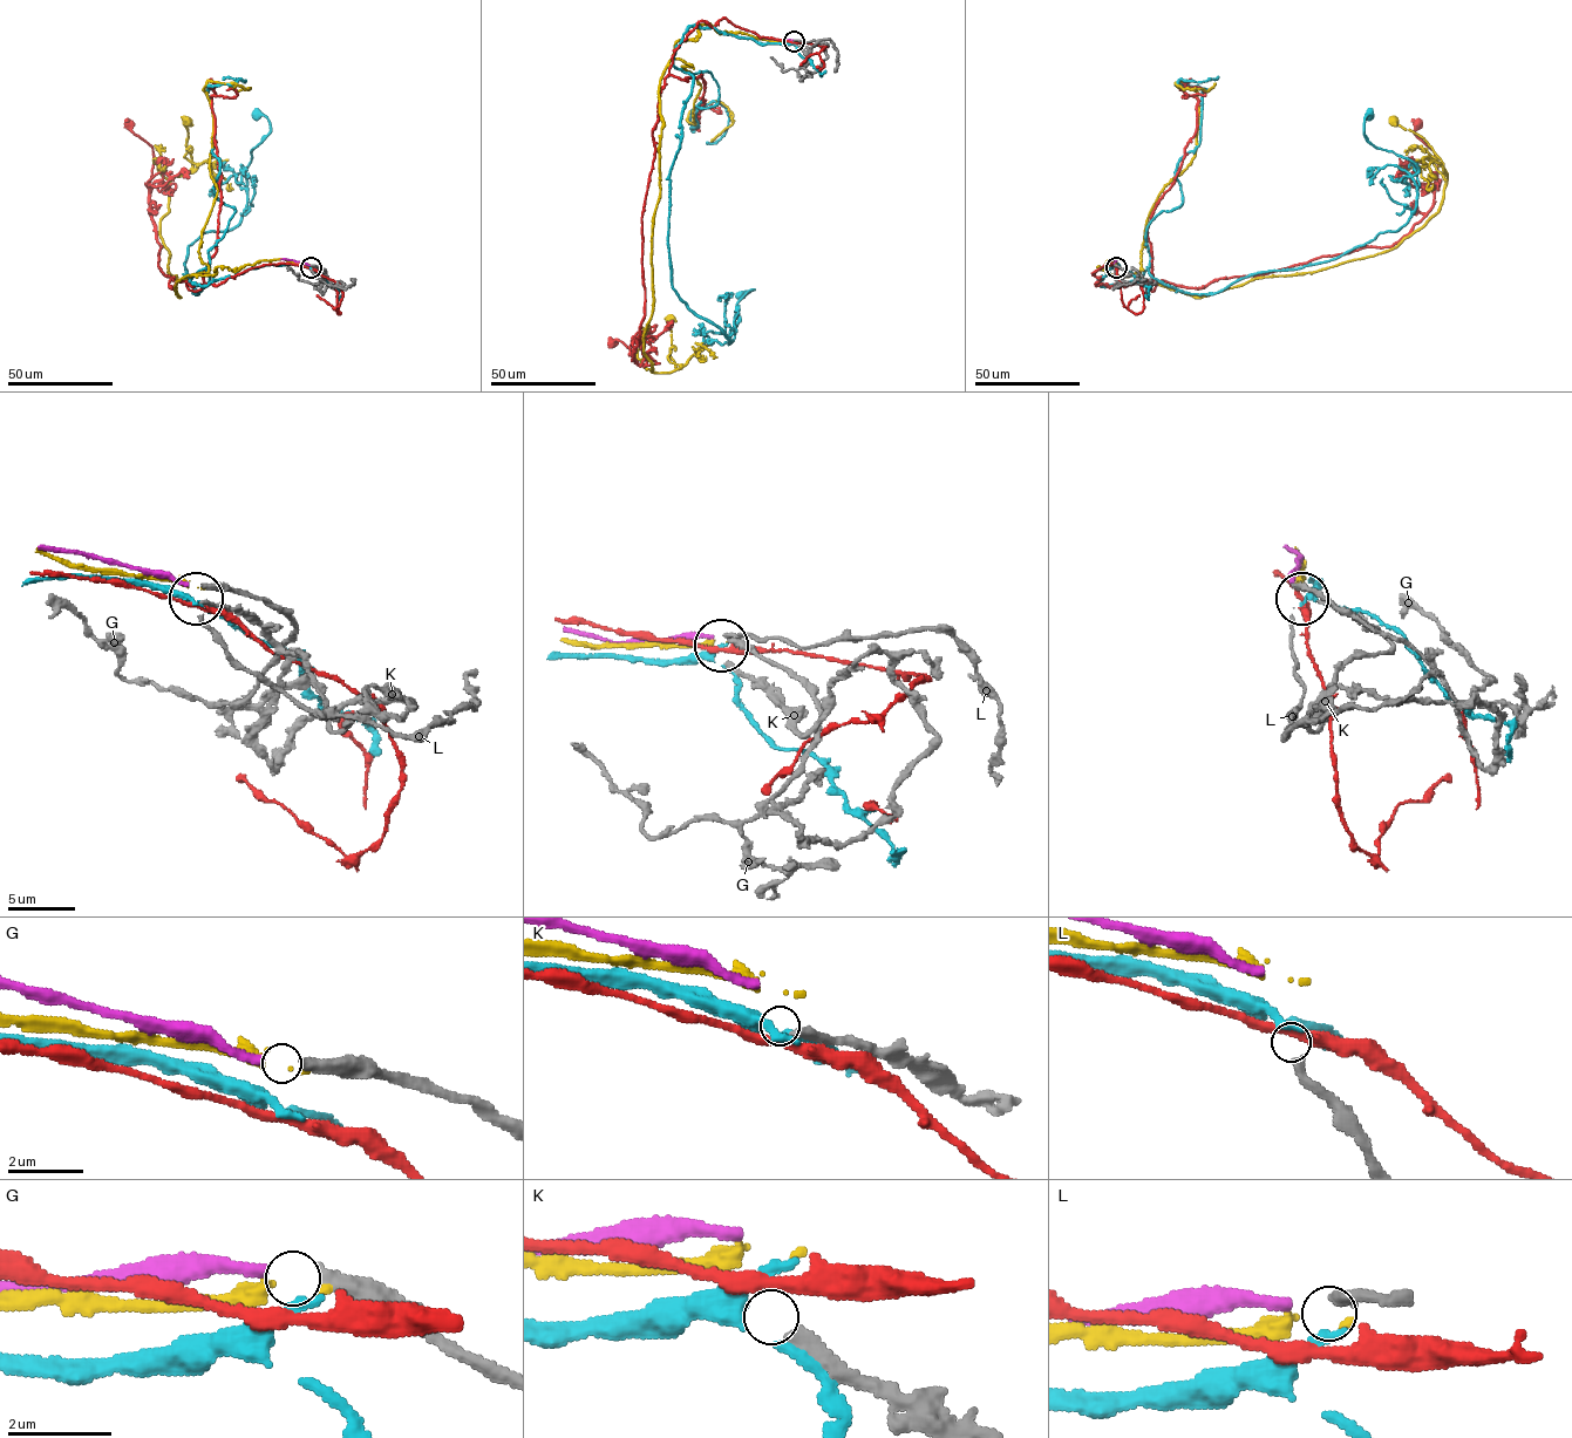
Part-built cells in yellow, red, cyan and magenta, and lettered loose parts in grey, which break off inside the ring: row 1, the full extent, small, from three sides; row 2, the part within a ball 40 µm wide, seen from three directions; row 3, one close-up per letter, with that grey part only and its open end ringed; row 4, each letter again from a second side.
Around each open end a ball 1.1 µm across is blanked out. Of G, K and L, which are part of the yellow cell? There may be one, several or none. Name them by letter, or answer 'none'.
none

